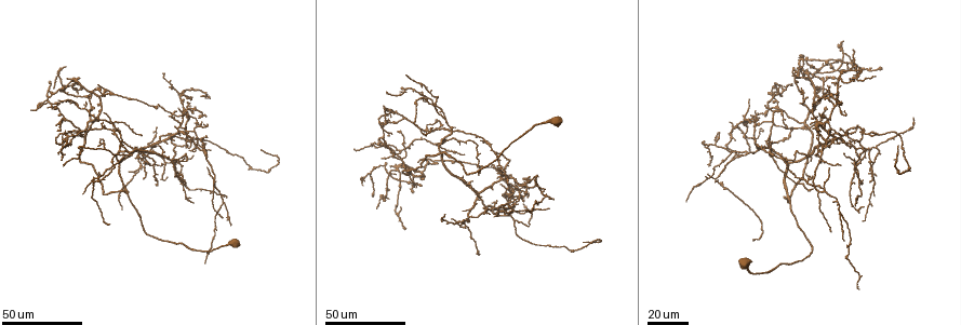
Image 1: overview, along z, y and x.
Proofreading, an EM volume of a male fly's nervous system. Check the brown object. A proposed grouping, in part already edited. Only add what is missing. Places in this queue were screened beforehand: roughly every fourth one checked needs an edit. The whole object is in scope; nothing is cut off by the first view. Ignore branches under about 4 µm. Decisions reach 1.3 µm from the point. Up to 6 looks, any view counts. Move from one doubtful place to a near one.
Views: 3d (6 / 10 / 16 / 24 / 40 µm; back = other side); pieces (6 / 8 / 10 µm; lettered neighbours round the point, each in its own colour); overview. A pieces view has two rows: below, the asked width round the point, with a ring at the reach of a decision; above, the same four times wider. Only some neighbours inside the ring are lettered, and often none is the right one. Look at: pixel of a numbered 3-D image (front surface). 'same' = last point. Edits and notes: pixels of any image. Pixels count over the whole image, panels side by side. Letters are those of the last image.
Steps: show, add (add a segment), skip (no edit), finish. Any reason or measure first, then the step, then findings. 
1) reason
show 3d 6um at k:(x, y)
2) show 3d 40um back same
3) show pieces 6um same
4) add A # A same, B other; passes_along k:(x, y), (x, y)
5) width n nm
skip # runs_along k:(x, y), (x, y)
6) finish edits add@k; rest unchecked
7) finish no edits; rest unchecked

free end
show 3d 24um at 1:(842, 42)

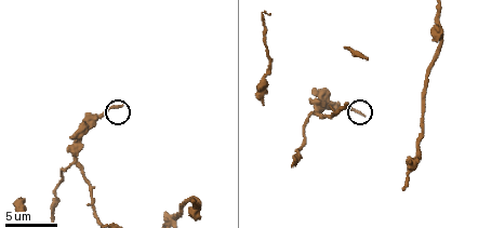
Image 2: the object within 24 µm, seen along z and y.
show pieces 10um at 2:(123, 106)

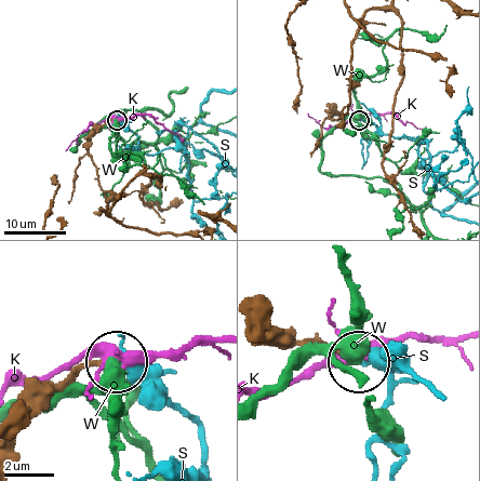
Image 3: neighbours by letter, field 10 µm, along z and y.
skip # K other, S other, W other; none of them fits

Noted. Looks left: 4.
branch stops here
show 3d 10um at 2:(262, 104)

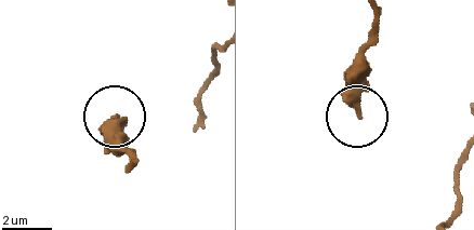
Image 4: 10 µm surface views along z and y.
show pieces 8um at 4:(358, 110)

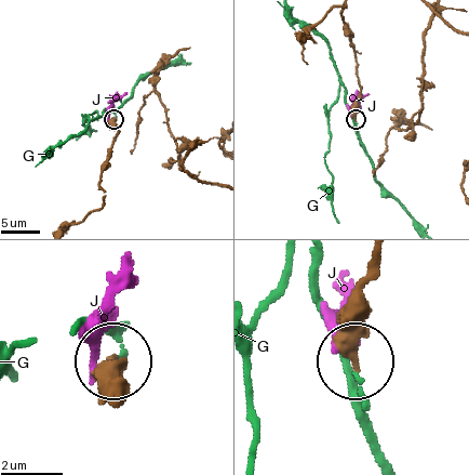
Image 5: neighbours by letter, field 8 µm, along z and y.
skip # G other, J other; runs_along 5:(342, 16), (354, 53), (361, 88), (354, 118); none of them fits

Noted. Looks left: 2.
branch stops here
show 3d 24um at 1:(388, 92)

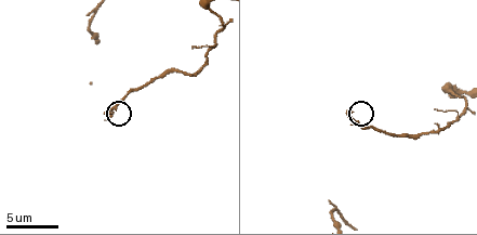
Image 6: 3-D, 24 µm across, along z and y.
see the neighbours
show pieces 10um at 6:(105, 118)

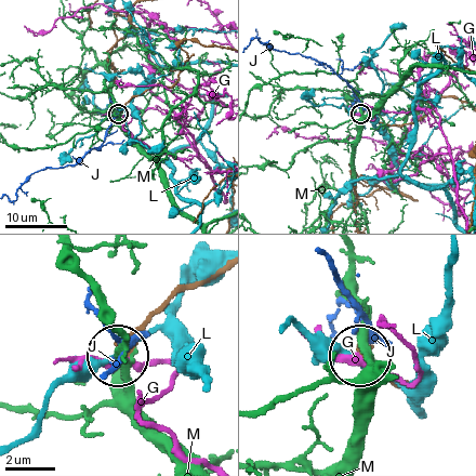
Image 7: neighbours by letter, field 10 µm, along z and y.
skip # G other, J other, L other, M other; none of them fits

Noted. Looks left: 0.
finish no edits; rest unchecked

